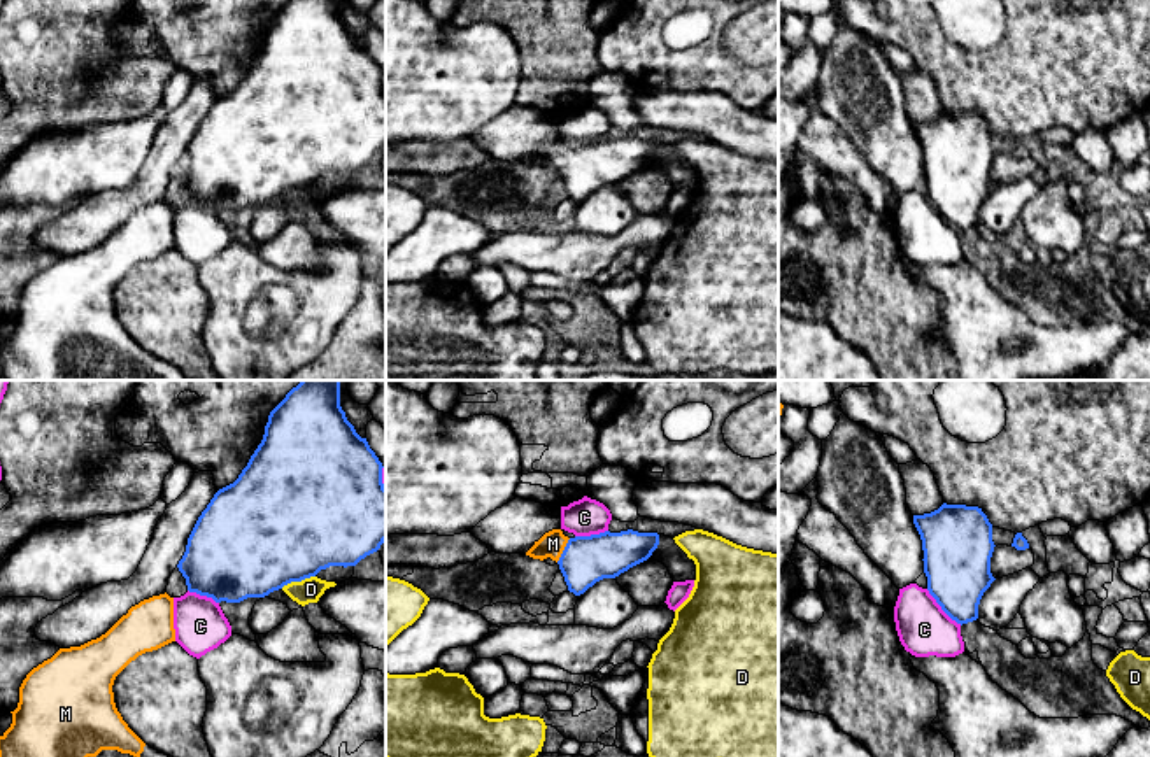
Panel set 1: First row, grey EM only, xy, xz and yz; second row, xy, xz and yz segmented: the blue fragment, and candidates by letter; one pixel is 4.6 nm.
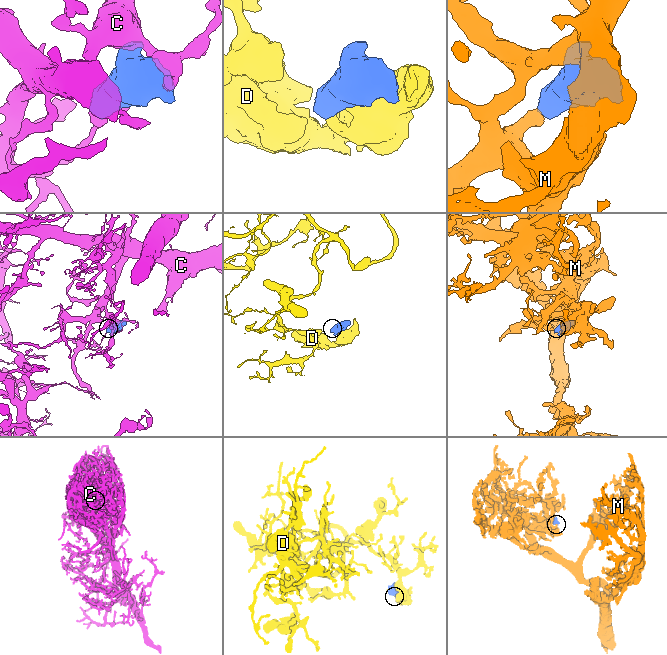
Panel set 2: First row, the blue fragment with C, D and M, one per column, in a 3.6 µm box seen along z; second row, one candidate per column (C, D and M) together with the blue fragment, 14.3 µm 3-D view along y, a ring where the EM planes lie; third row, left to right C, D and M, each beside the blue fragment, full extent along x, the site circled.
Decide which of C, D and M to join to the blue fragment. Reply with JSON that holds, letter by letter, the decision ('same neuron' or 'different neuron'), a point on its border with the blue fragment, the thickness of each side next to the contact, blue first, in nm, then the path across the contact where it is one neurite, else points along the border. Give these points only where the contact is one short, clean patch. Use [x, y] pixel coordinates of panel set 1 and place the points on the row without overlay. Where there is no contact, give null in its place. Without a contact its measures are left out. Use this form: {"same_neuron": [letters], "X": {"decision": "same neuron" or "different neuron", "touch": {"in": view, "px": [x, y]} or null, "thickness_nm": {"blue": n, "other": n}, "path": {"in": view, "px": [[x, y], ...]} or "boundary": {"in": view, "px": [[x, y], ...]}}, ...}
{"same_neuron": ["M"], "C": {"decision": "different neuron", "touch": {"in": "yz", "px": [942, 216]}, "thickness_nm": {"blue": 300, "other": 240}}, "D": {"decision": "different neuron", "touch": {"in": "xy", "px": [297, 188]}, "thickness_nm": {"blue": 500, "other": 110}}, "M": {"decision": "same neuron", "touch": {"in": "xz", "px": [563, 158]}, "thickness_nm": {"blue": 220, "other": 120}, "path": {"in": "xz", "px": [[586, 167], [563, 158], [553, 151]]}}}

